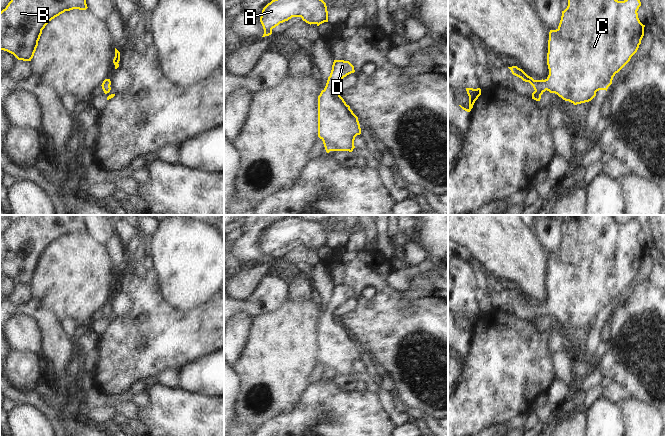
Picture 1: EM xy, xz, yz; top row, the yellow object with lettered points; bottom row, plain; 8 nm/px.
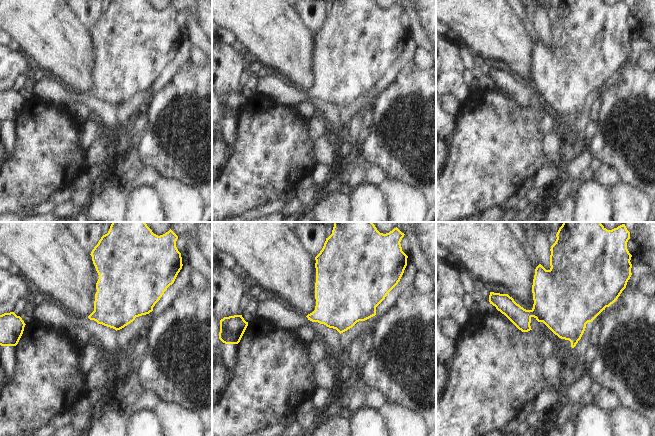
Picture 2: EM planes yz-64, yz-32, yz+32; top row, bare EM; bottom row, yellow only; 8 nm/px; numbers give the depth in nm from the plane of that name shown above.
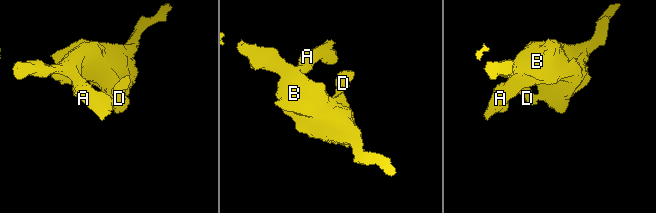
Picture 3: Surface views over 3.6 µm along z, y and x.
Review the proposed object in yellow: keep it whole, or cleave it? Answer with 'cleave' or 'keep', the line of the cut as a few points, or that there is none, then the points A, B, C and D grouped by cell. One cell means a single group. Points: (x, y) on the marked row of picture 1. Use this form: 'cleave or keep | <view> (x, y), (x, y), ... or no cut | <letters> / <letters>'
keep | no cut | A B C D

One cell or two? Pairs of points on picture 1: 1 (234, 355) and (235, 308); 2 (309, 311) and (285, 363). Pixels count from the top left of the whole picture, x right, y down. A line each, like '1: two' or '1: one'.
1: two
2: one

